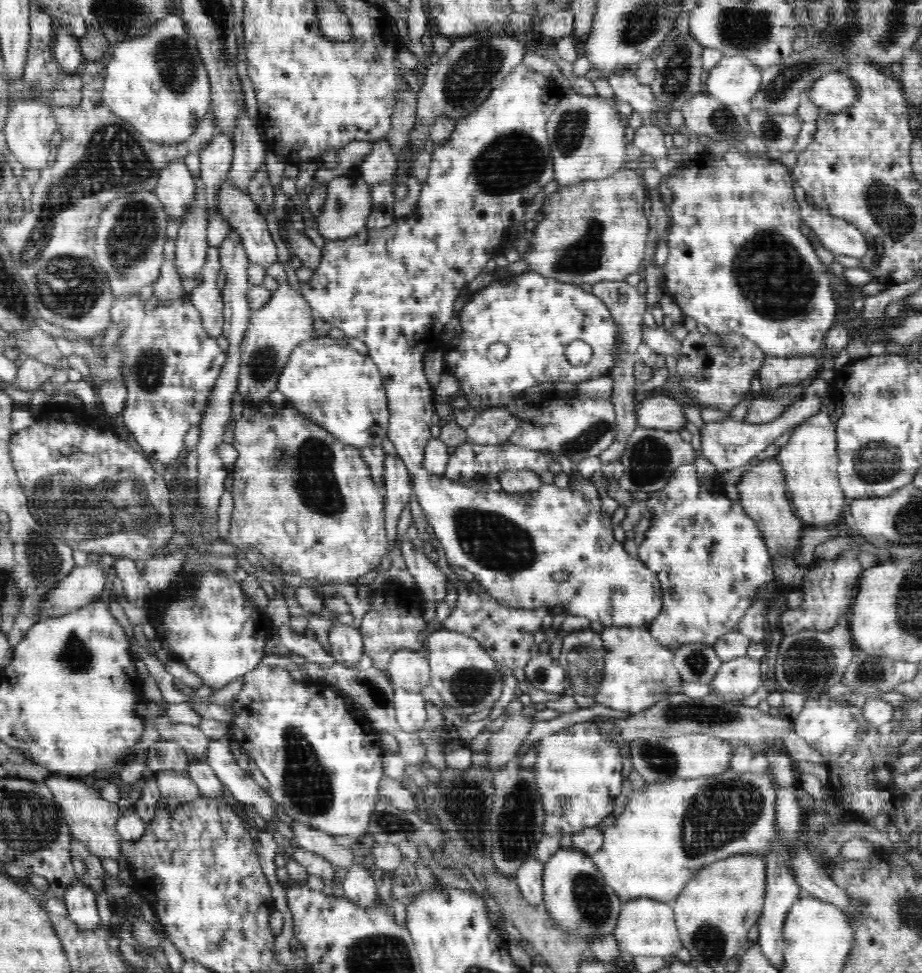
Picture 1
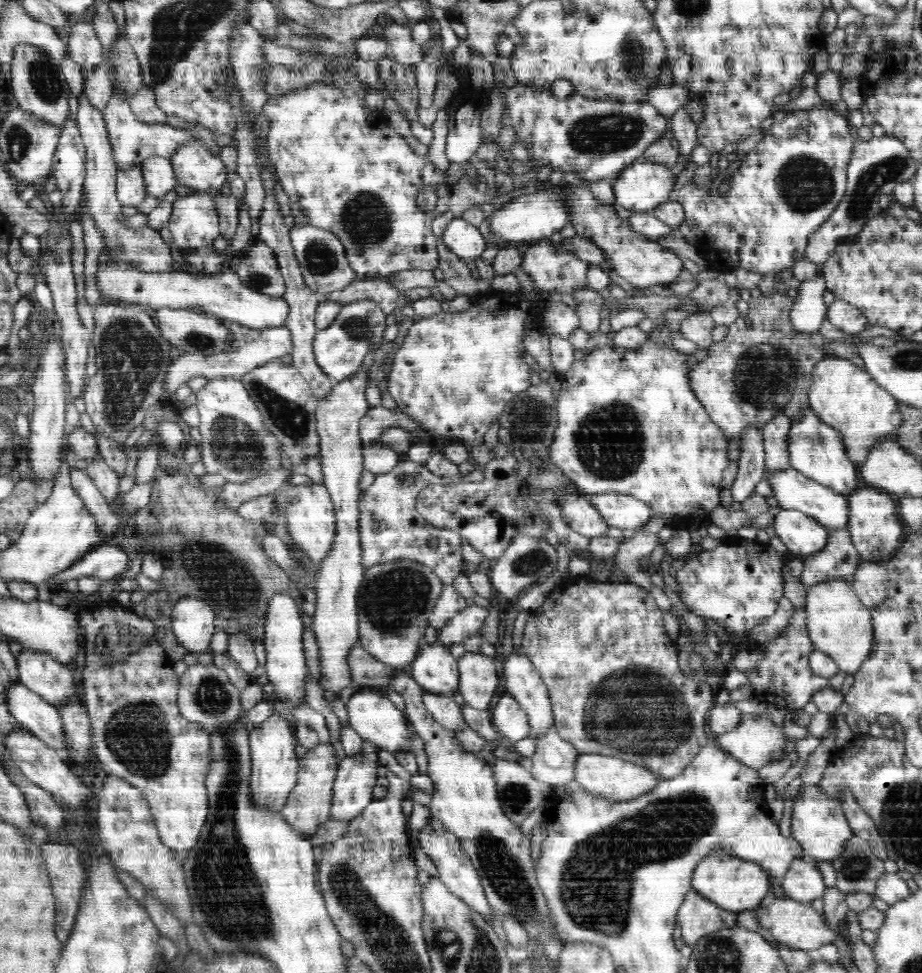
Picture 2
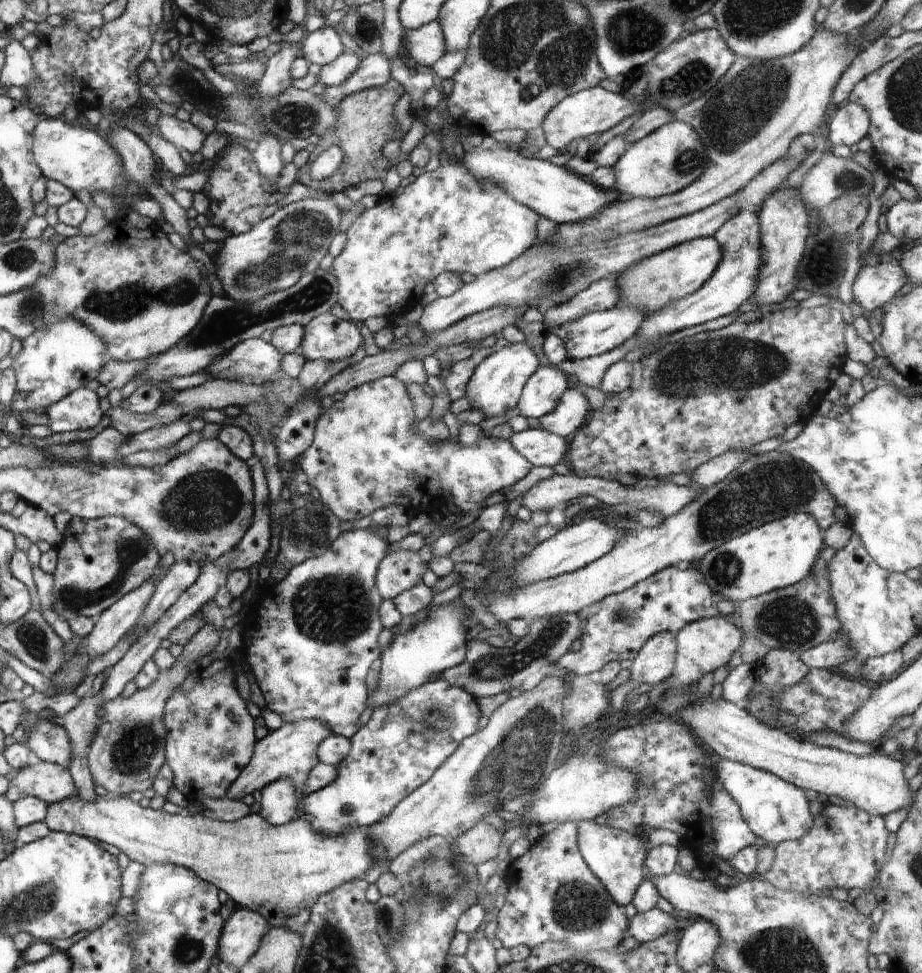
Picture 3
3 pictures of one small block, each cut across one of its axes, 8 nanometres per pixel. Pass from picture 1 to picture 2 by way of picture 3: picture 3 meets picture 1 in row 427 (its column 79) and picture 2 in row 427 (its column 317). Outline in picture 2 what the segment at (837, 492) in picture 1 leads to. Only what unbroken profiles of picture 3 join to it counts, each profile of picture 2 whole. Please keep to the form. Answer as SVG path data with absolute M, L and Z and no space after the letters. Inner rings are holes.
M827 353L817 362L812 372L809 403L824 424L842 435L846 453L850 455L850 461L856 464L864 463L876 444L898 440L896 430L902 424L898 401L864 367L859 367L850 360Z

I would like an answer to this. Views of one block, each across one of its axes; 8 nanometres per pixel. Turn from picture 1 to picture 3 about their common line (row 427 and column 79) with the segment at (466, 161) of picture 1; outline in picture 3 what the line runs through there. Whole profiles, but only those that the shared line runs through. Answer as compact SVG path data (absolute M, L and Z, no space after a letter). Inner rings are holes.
M86 387L74 390L68 397L48 408L47 416L52 433L96 429L96 424L102 418L98 396Z

